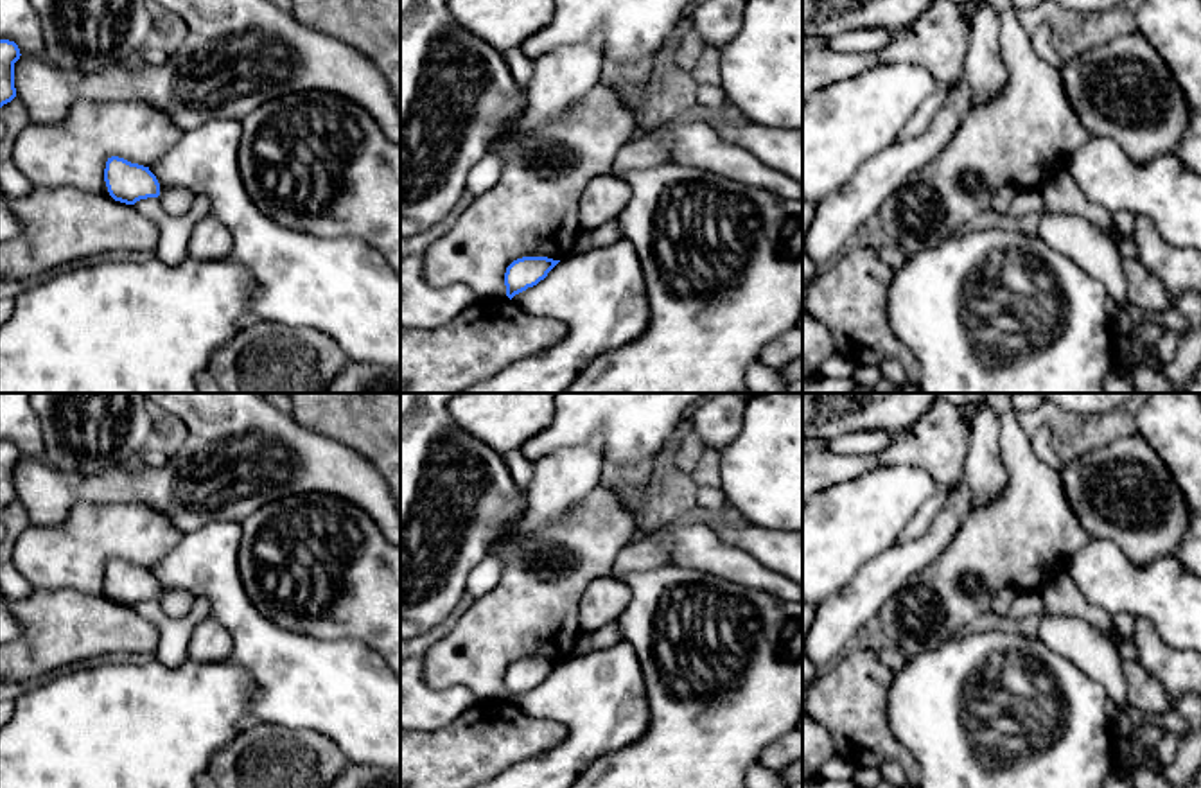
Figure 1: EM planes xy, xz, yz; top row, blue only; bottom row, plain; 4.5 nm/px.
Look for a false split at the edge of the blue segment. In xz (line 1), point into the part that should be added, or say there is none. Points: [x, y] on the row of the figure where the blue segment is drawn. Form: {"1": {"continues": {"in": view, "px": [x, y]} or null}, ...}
{"1": {"continues": null}}

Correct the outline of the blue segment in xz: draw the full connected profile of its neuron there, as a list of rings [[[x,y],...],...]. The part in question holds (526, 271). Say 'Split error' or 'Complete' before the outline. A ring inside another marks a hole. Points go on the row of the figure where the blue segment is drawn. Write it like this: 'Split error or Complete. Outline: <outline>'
Complete. Outline: [[[522,257],[513,260],[504,273],[506,296],[512,300],[515,294],[537,285],[558,262],[548,257]]]

